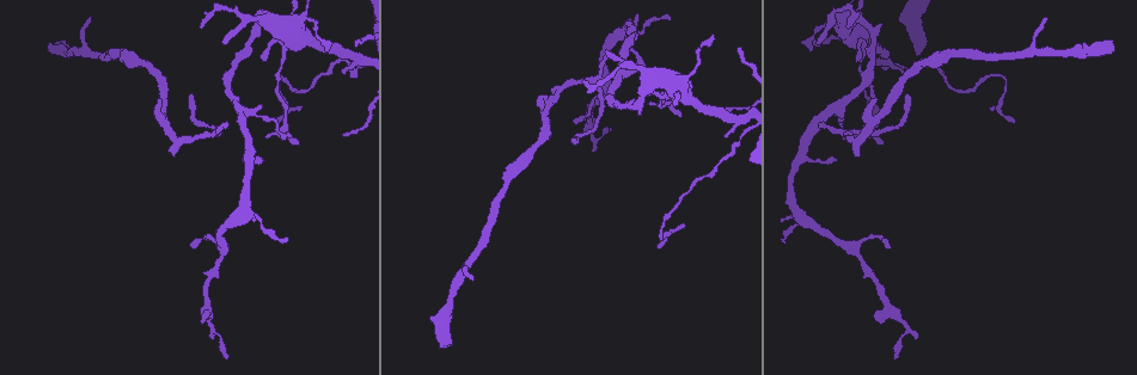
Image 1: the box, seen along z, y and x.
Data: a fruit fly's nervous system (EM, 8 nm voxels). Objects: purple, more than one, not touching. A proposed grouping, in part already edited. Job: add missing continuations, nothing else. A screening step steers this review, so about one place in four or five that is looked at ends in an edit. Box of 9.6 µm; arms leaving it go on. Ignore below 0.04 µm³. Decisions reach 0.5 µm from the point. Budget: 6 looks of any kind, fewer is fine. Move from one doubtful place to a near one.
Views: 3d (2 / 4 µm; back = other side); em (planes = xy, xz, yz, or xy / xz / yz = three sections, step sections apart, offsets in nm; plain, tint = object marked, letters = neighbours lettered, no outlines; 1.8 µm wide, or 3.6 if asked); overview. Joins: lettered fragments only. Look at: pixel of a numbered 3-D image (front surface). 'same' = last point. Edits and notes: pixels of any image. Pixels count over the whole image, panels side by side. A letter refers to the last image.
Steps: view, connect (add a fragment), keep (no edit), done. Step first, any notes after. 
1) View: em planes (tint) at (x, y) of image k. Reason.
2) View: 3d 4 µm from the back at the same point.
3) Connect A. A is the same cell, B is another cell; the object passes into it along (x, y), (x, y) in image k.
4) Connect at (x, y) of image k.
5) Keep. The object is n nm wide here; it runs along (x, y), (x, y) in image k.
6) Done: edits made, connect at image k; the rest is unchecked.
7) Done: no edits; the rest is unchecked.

View: em planes (letters) at (63, 41) of image 1. Stops while still wide.

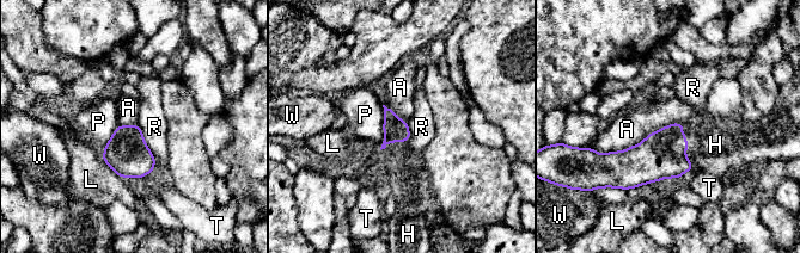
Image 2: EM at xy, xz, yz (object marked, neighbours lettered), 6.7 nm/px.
Connect at (715, 144) of image 2. H is the same cell, A, L, P, R, T and W are other cells; the object passes into it along (661, 154), (686, 147), (715, 144) in image 2; the neuron continues.

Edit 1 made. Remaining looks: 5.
View: em planes (letters) at (804, 42) of image 1. Thin end.

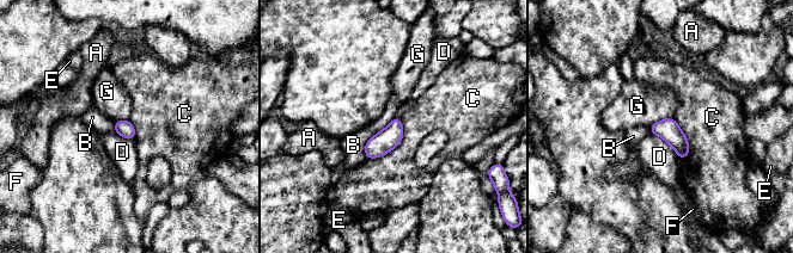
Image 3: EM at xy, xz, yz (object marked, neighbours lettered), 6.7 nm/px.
Keep. The object is 110 nm wide here; A, B, C, D, E, F and G are other cells; a border runs along (652, 134), (659, 135), (679, 160) in image 3; no lettered fragment goes on from it.

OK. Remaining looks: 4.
View: 3d 4 µm from the back at (254, 221) of image 1. Free end.

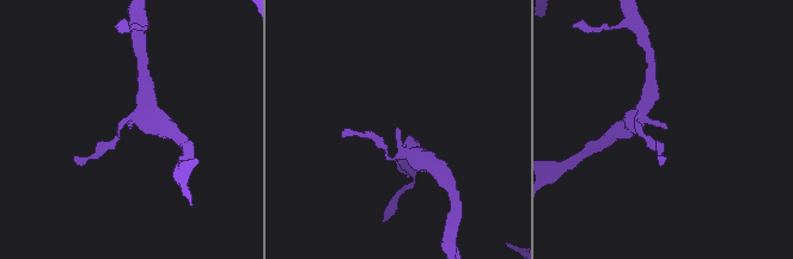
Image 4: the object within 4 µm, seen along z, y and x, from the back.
View: em planes (letters) at (397, 128) of image 4.

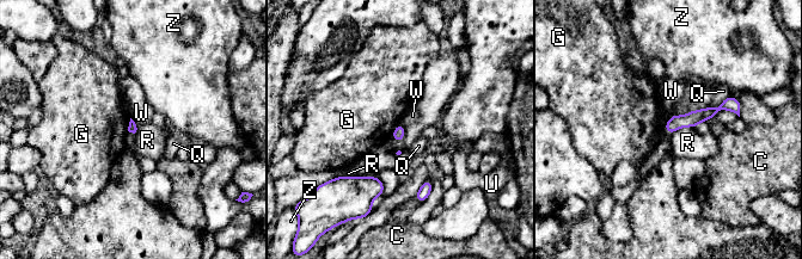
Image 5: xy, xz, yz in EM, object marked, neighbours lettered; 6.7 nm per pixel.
Keep. C, G, Q, R, U, W and Z are other cells; a border runs along (673, 113), (663, 130) in image 5; no lettered fragment goes on from it.

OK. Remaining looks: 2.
Done: edits made, connect at image 2; the rest is unchecked.

